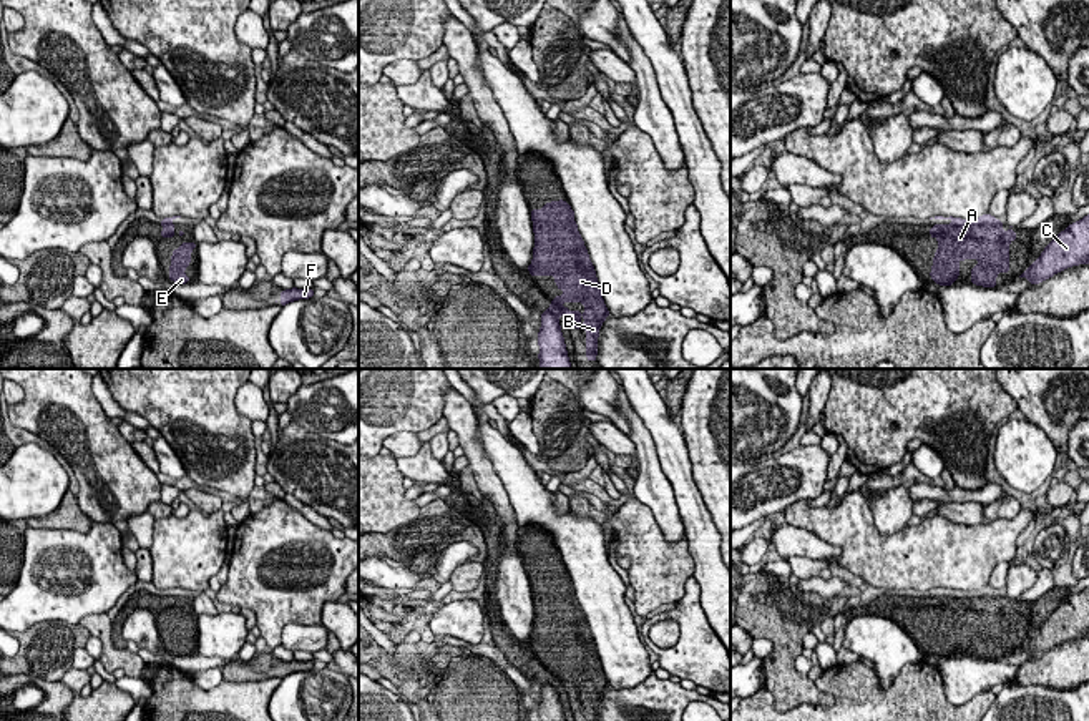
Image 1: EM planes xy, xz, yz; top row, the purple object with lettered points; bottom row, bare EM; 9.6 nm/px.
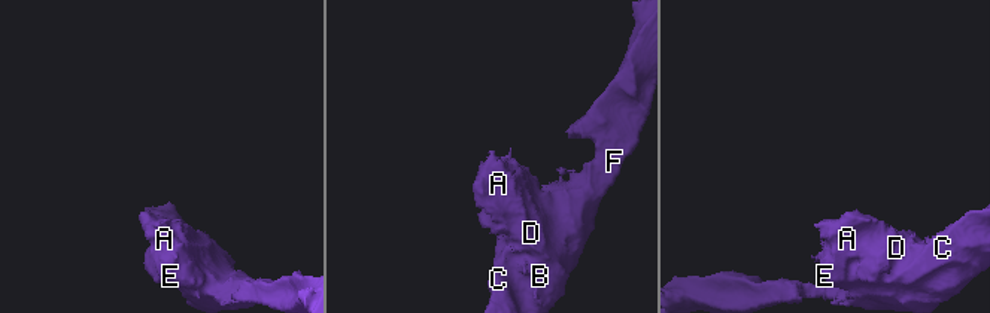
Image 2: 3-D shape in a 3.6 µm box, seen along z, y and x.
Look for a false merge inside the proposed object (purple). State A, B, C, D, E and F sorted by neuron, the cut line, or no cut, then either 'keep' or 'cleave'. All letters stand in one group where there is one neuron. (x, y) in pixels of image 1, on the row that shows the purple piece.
groups A B C D E F; cut none; keep

